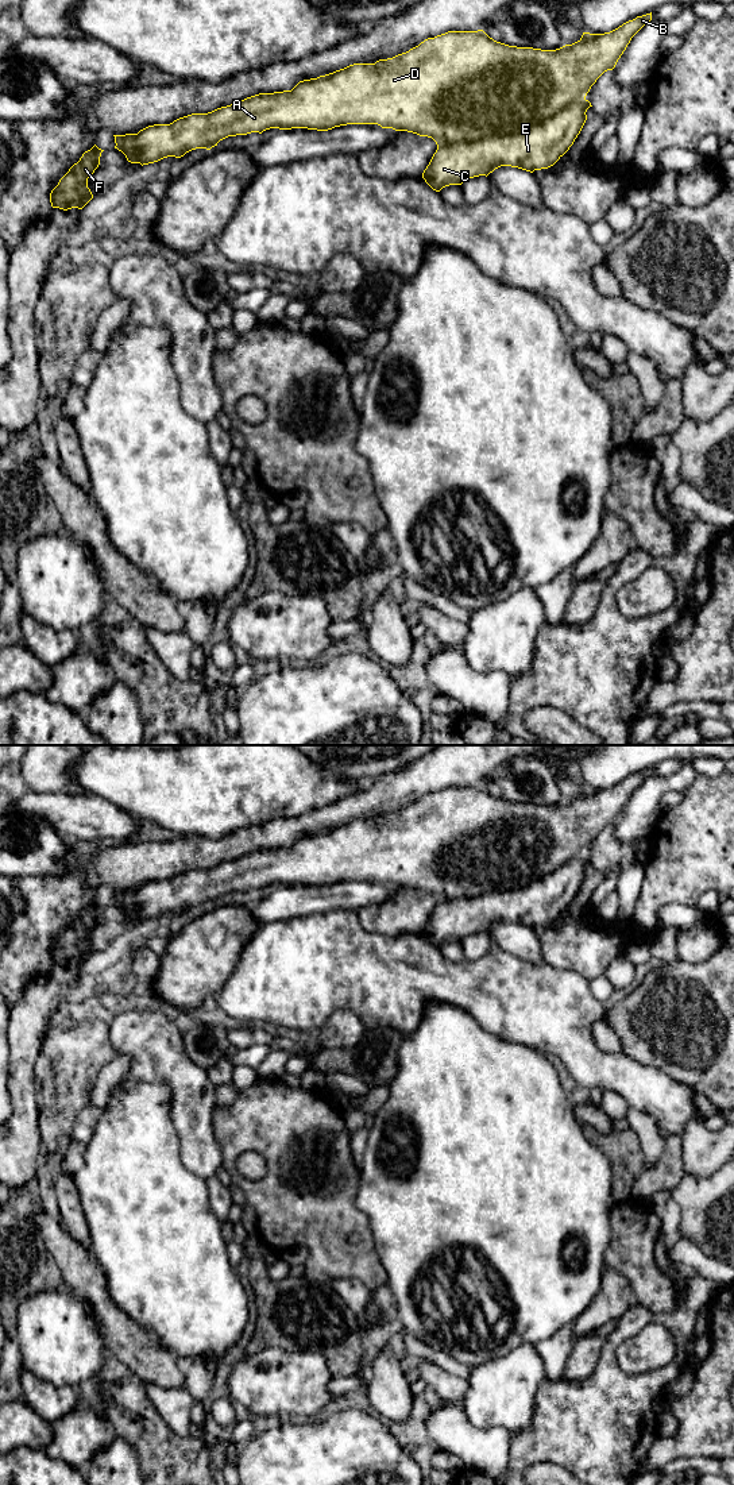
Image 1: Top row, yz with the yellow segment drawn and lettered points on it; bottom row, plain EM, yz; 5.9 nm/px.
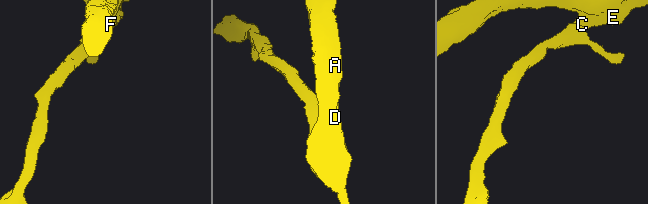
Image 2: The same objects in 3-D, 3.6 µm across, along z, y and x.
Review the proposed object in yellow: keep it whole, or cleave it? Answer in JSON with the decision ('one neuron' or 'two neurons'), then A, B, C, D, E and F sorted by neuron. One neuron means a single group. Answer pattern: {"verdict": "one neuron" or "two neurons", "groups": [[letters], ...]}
{"verdict": "one neuron", "groups": [["A", "B", "C", "D", "E", "F"]]}

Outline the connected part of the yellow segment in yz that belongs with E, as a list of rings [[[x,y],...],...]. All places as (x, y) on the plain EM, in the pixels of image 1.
[[[652,768],[637,772],[604,790],[583,788],[582,794],[556,806],[509,802],[490,794],[483,786],[448,787],[428,794],[418,802],[375,819],[354,819],[317,834],[300,837],[291,846],[259,849],[208,869],[192,869],[170,880],[154,880],[138,890],[113,891],[115,904],[131,919],[148,921],[167,913],[181,914],[196,904],[217,902],[228,892],[262,890],[270,884],[308,884],[328,887],[347,880],[378,880],[382,884],[407,887],[432,894],[437,906],[422,929],[436,948],[465,936],[488,932],[501,922],[533,929],[553,922],[573,900],[591,859],[586,855],[591,842],[607,826],[613,826],[631,794],[652,776]]]

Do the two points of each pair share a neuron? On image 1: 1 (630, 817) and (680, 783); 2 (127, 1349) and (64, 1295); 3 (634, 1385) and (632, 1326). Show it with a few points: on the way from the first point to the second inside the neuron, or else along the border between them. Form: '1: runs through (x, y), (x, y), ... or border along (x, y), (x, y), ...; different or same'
1: runs through (642, 805), (664, 783), (668, 783); same
2: border along (80, 1299), (99, 1322), (108, 1352); different
3: runs through (618, 1374), (610, 1366), (610, 1346), (615, 1341); same

